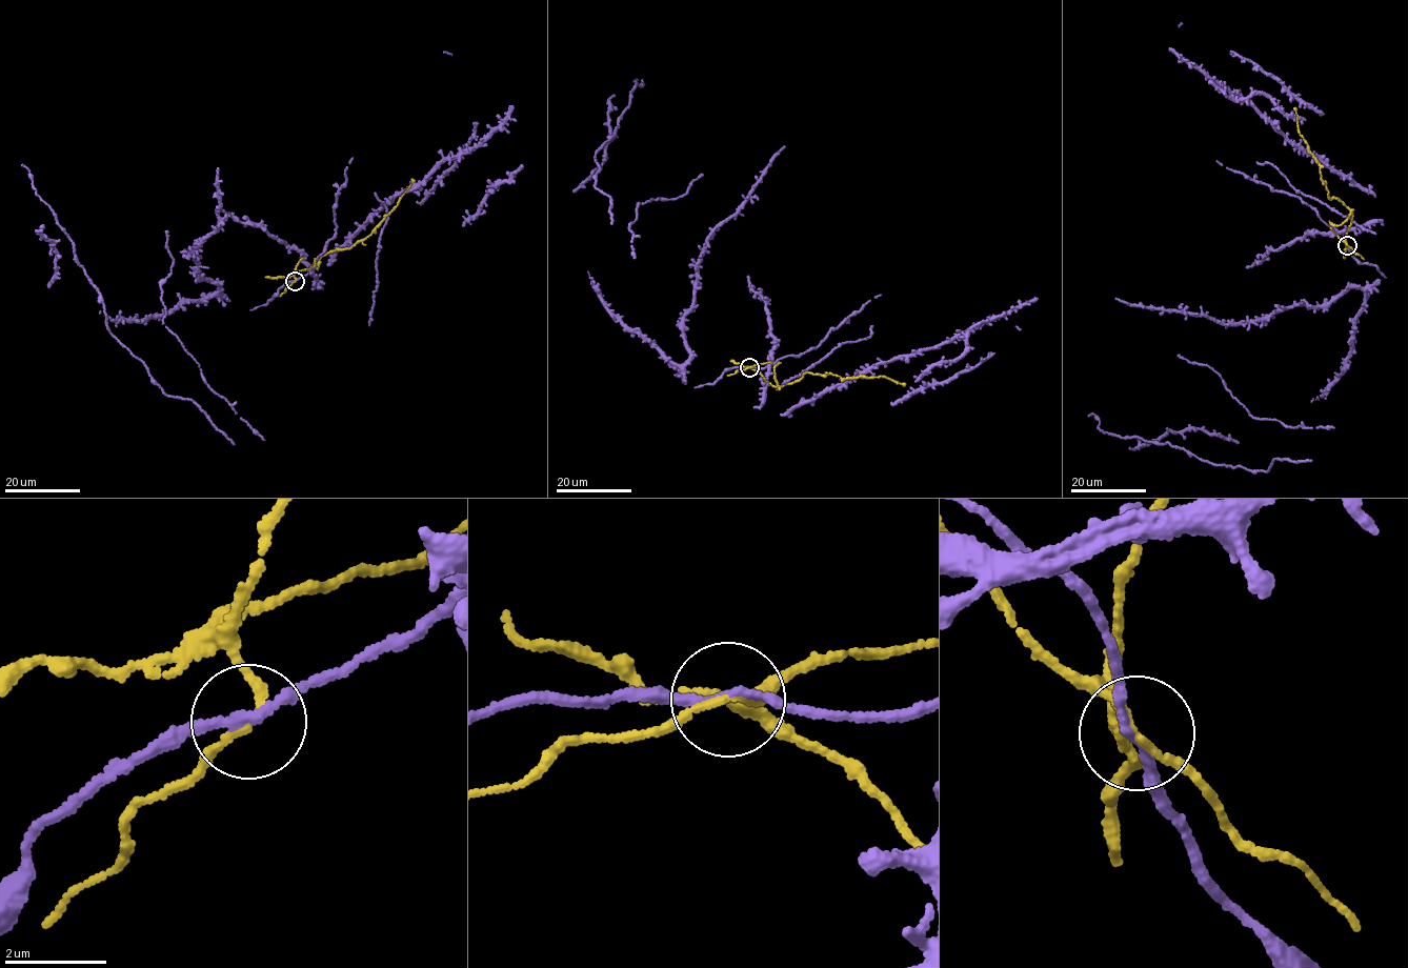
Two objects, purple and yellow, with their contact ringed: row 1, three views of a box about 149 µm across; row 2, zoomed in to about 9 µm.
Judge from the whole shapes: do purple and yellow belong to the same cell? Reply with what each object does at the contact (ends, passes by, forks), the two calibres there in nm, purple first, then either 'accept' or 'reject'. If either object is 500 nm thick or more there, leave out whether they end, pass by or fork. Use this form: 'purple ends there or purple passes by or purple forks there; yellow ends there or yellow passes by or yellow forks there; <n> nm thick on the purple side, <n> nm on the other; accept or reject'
purple passes by; yellow passes by; 170 nm thick on the purple side, 150 nm on the other; reject

